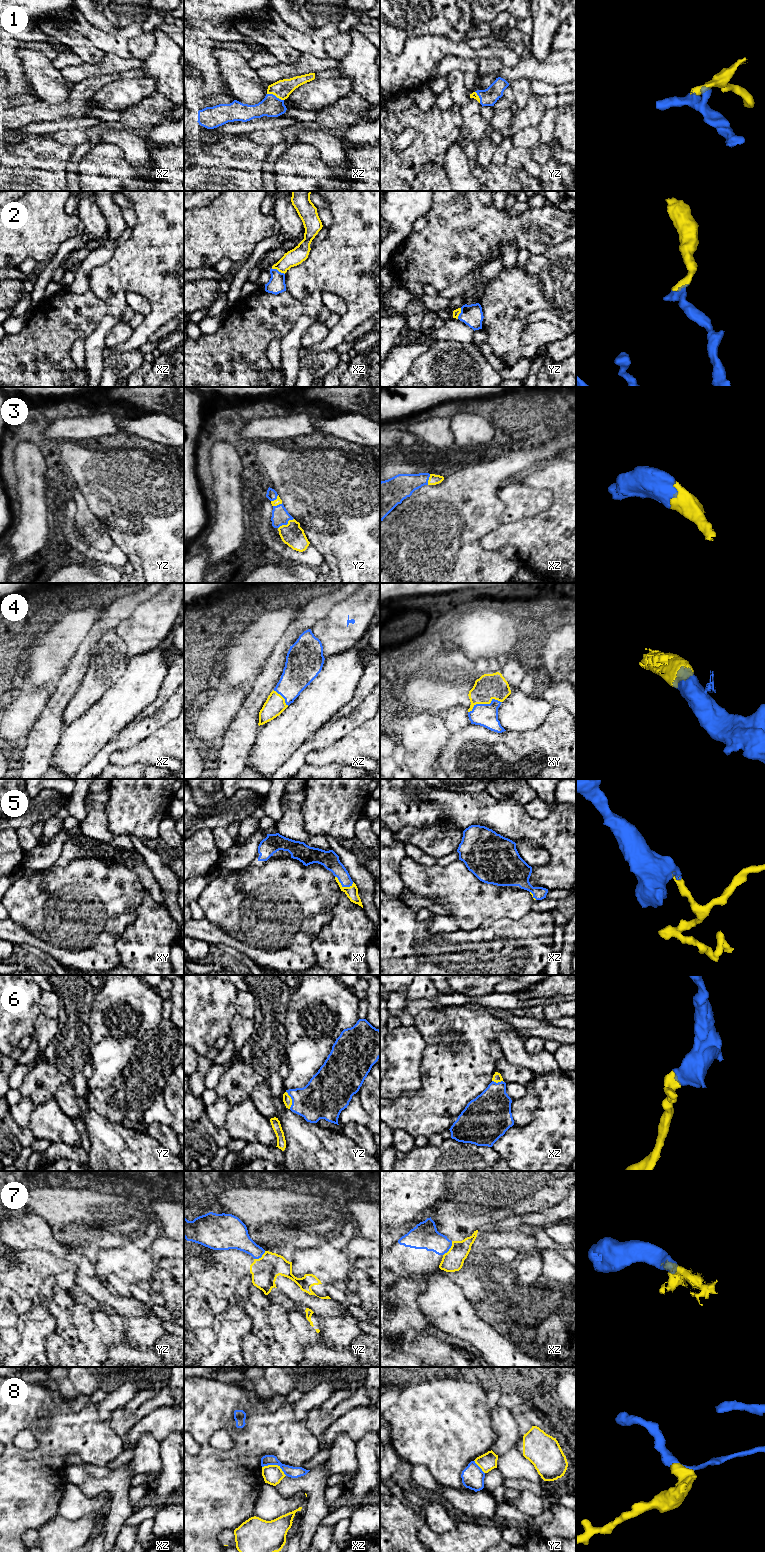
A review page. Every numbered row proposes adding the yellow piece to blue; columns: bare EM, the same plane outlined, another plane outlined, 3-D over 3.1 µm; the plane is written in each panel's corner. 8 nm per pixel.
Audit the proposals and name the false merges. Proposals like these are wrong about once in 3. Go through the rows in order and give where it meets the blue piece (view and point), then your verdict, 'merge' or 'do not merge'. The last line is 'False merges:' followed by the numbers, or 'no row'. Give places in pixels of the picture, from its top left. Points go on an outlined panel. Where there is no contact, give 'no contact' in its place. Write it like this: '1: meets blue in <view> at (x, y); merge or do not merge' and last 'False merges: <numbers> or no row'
1: meets blue in xz at (274, 95); merge
2: meets blue in xz at (277, 270); merge
3: meets blue in yz at (286, 524); merge
4: meets blue in xy at (484, 704); merge
5: meets blue in xy at (343, 886); merge
6: meets blue in yz at (292, 1100); merge
7: meets blue in xz at (450, 1247); do not merge
8: meets blue in xz at (275, 1464); do not merge
False merges: 7, 8

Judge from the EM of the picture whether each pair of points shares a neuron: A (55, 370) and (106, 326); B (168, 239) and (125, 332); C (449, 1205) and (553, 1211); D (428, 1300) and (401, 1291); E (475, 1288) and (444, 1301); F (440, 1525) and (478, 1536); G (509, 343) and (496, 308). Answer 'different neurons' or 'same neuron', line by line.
A: different neurons
B: different neurons
C: different neurons
D: different neurons
E: different neurons
F: different neurons
G: same neuron

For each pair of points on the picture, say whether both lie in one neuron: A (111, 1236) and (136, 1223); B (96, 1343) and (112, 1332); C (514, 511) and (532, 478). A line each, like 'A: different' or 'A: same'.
A: same
B: different
C: different

